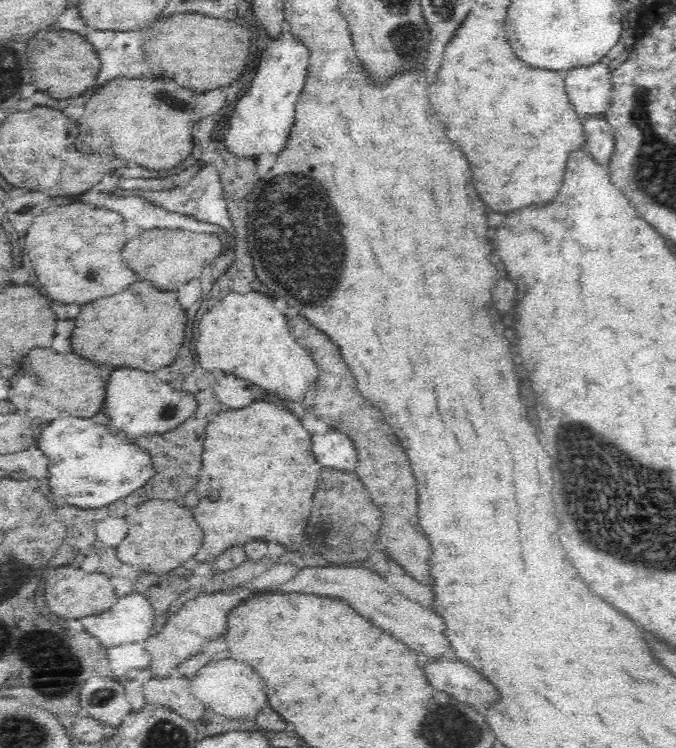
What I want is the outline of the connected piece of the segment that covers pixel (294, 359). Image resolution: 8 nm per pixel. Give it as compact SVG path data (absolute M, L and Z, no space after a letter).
M230 292L222 302L218 302L212 310L208 310L200 320L195 350L198 362L204 370L216 375L228 374L247 380L260 387L266 396L273 400L280 400L280 403L282 400L284 402L302 402L310 384L320 379L319 366L303 346L296 344L296 340L290 334L291 330L286 324L288 324L286 316L274 308L272 298L268 298L260 292L248 292L248 294Z

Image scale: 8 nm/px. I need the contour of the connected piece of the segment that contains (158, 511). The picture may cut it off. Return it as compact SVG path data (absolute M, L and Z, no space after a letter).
M160 498L160 500L144 502L134 514L128 516L128 524L130 524L130 532L124 538L124 542L118 546L118 558L130 566L140 566L147 572L164 573L182 566L184 562L194 558L203 543L204 533L192 510L178 506L174 500Z

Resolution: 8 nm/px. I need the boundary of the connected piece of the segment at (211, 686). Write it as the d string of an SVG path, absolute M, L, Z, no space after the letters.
M230 658L210 662L202 670L196 672L194 682L191 682L194 696L202 704L212 708L216 714L233 719L246 718L260 712L266 706L266 692L264 692L264 680L246 664L238 664Z

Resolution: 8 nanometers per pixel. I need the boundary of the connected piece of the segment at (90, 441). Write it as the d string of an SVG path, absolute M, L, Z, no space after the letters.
M58 418L40 436L40 450L48 456L48 480L52 494L78 508L108 506L136 488L140 488L156 474L152 455L136 444L126 444L110 434L106 426L90 418Z

